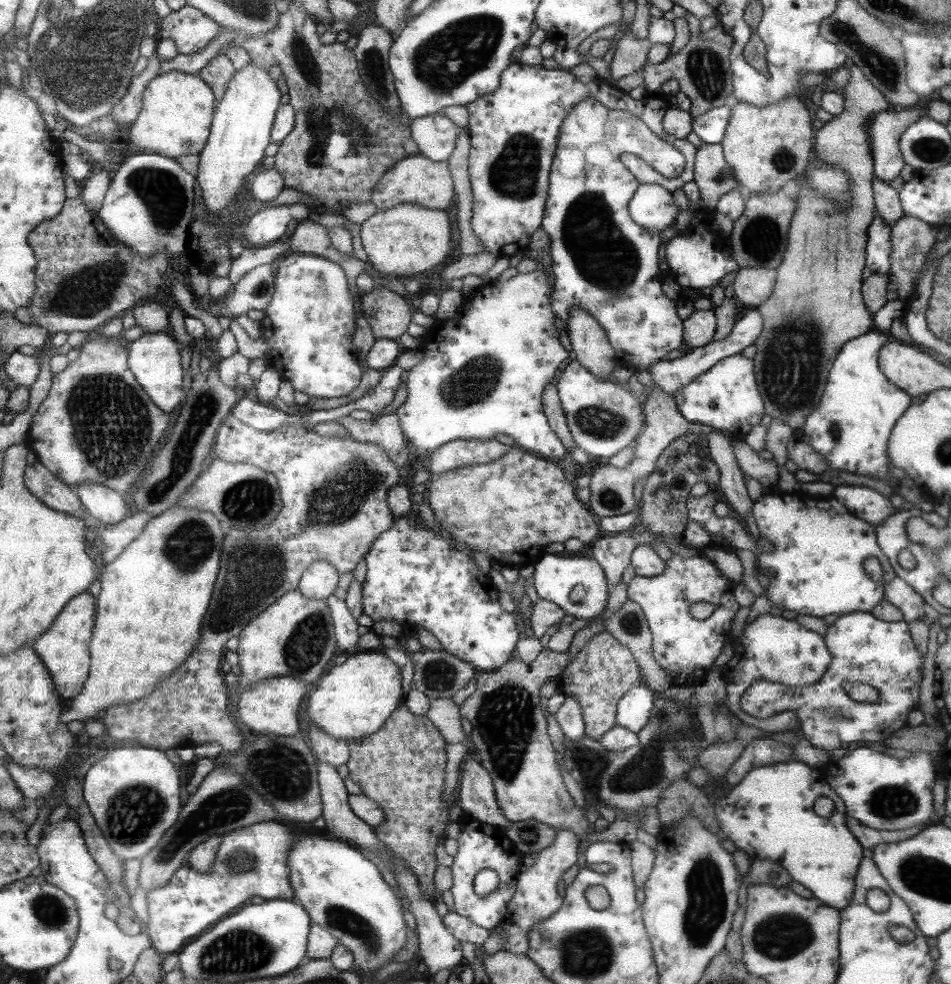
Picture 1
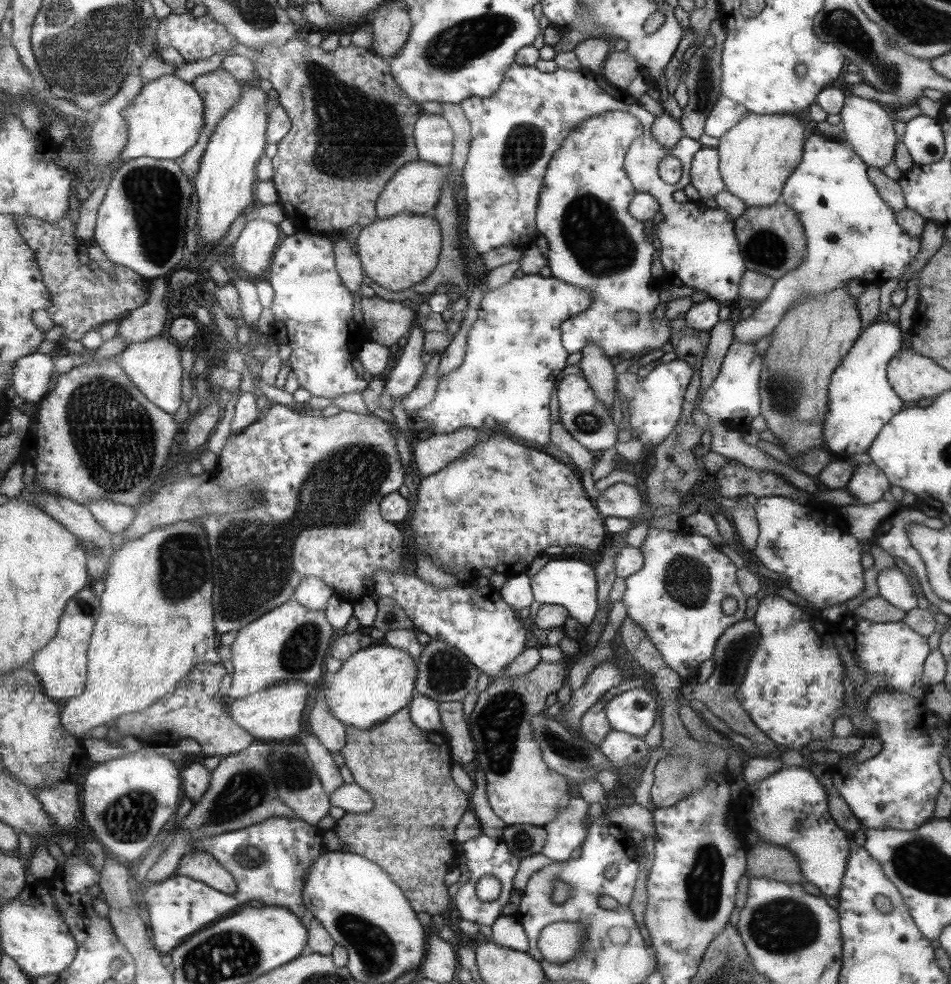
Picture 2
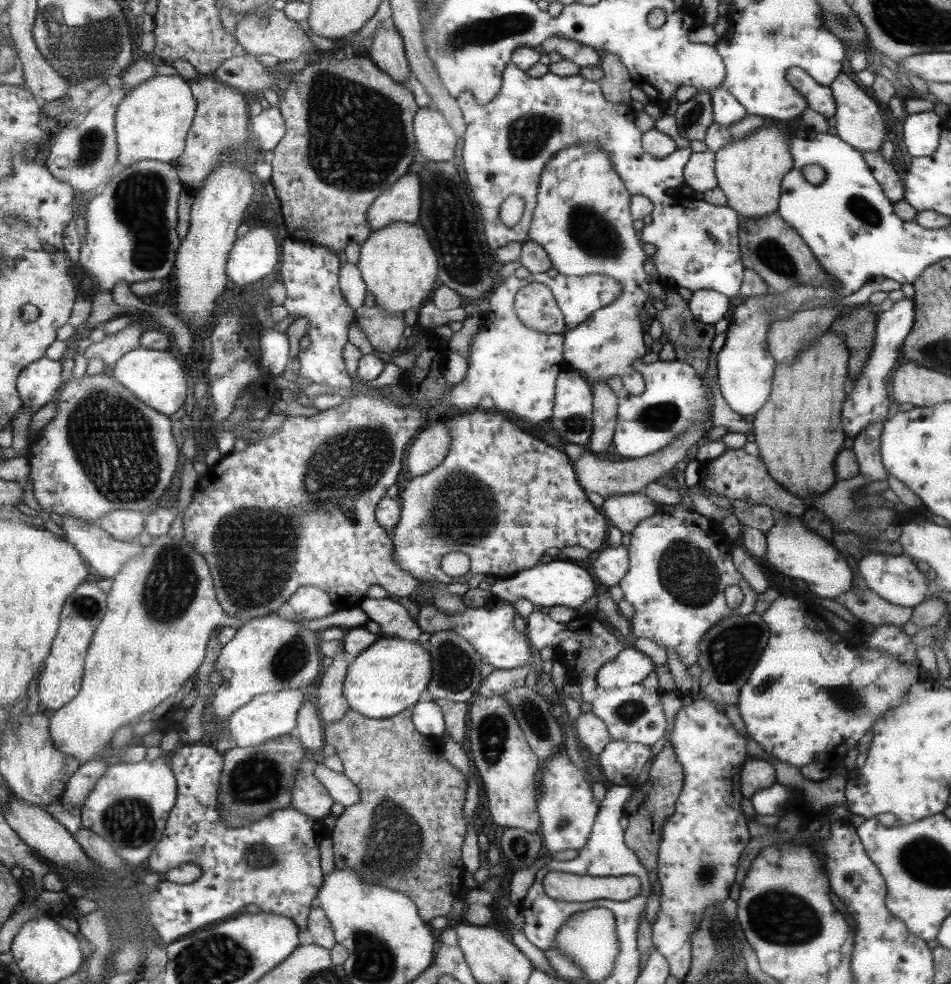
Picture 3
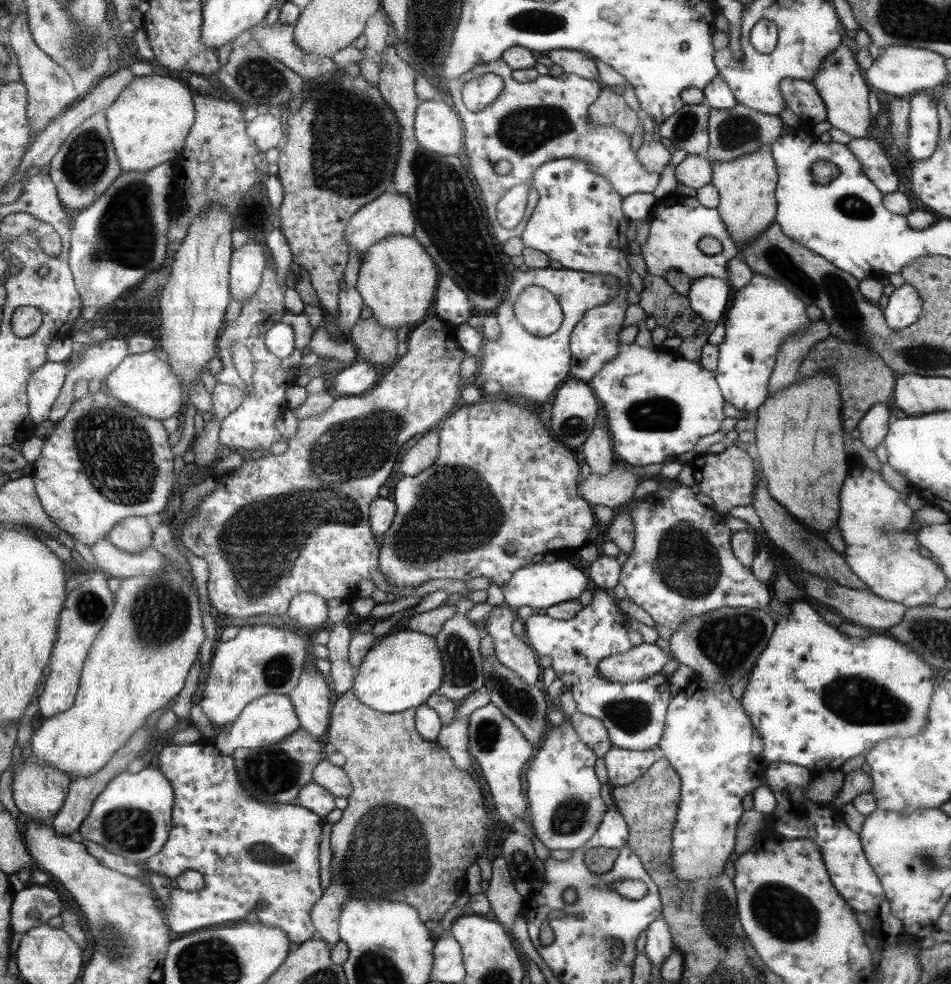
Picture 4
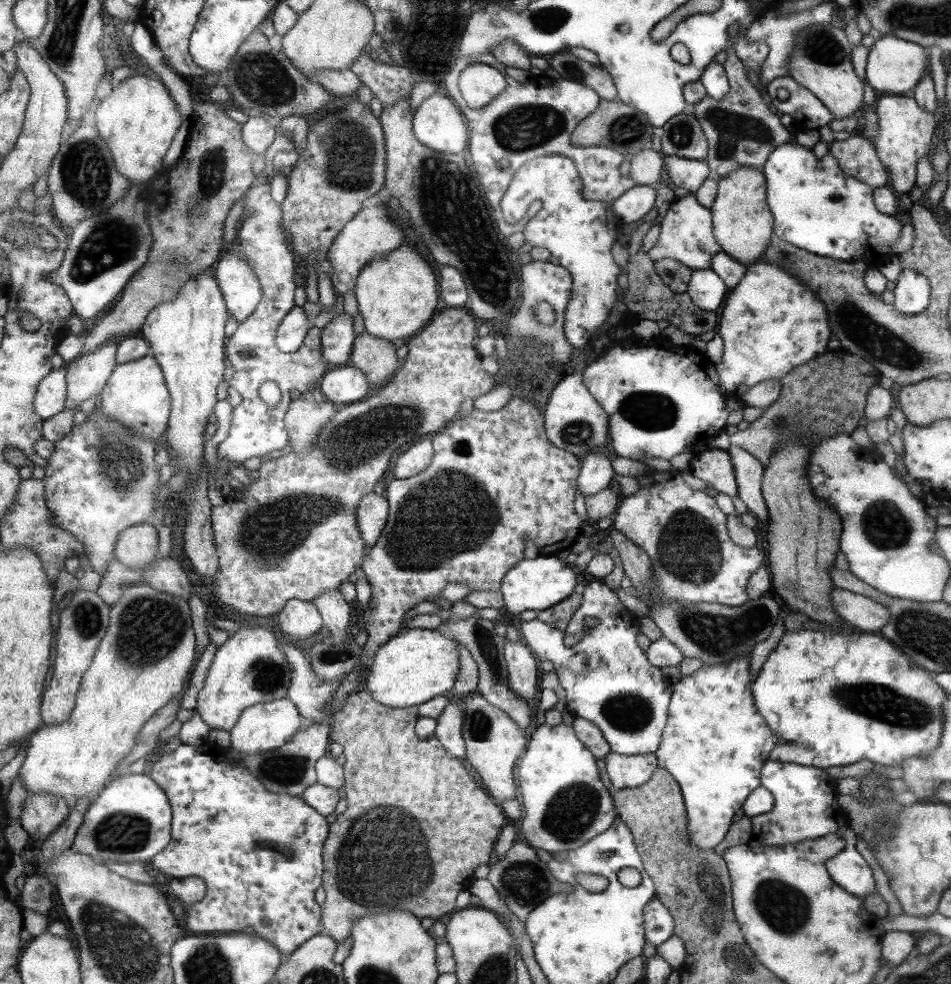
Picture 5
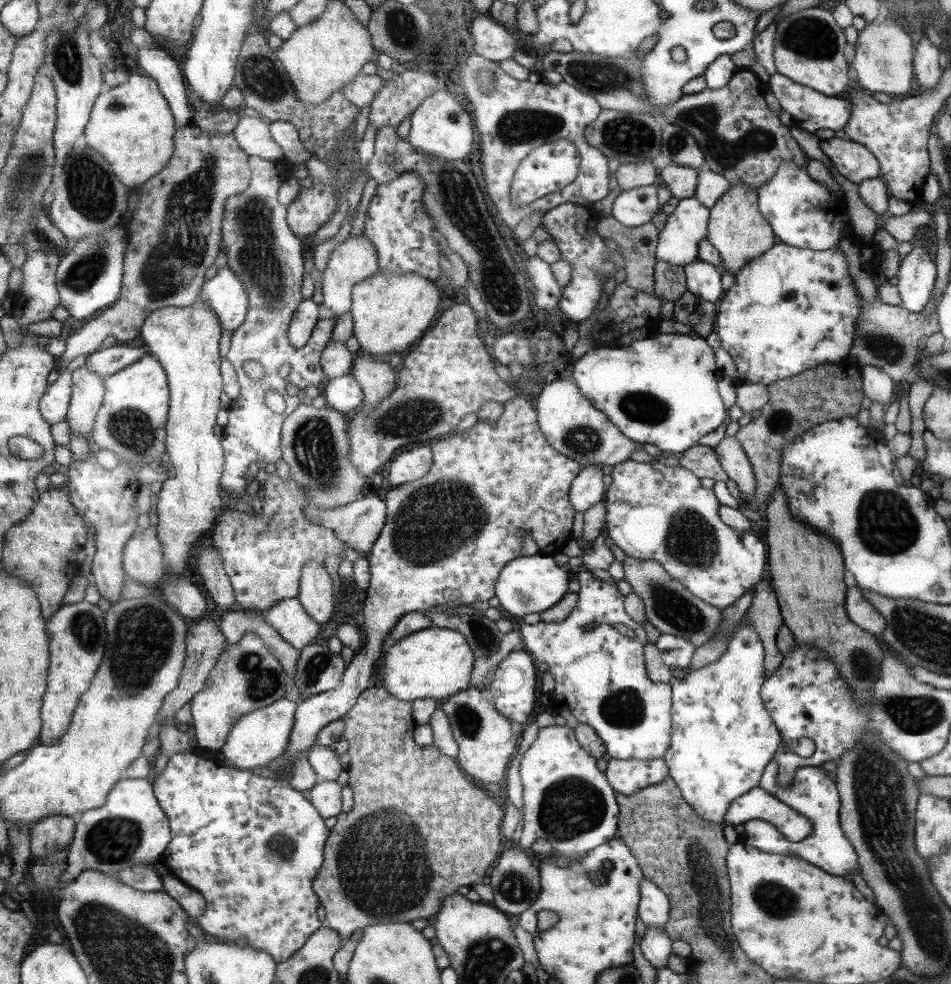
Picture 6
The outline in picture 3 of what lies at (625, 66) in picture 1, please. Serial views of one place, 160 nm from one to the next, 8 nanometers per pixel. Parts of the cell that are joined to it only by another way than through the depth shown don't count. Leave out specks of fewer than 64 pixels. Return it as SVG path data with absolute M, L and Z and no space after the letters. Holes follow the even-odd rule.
M603 54L600 63L597 65L603 72L603 76L598 82L601 84L601 91L604 98L611 104L623 102L627 105L630 102L629 91L635 86L629 77L629 72L617 56L613 54Z

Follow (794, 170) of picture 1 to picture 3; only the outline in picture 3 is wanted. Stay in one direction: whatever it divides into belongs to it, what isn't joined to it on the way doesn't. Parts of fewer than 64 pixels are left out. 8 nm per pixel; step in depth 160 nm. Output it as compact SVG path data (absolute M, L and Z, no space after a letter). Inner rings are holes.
M768 121L750 136L728 144L714 154L717 187L725 195L726 205L731 207L739 218L754 218L776 212L781 194L781 180L792 169L787 135L783 135Z

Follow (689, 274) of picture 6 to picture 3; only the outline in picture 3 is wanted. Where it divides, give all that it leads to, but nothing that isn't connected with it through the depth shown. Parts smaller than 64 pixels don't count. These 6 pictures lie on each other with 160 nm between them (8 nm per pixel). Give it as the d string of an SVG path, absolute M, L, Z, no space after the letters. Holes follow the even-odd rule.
M716 290L693 291L687 303L688 309L698 322L713 326L725 316L729 308L729 299Z

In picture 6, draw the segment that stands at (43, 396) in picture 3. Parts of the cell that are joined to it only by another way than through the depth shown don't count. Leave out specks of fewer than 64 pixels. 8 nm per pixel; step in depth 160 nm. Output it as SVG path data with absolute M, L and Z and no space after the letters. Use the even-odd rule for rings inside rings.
M90 355L73 358L69 368L56 374L51 382L48 393L41 399L40 409L49 424L59 424L68 417L73 394L73 371L86 366Z

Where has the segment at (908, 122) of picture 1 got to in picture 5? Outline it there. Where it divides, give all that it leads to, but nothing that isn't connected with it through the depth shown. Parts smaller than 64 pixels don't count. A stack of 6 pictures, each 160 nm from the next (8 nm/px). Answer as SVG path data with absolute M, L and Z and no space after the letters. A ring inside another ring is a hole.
M813 23L794 34L793 50L789 54L789 77L816 96L831 114L832 120L848 118L860 108L863 82L853 74L849 54L851 44L843 36L843 29L829 26L829 23Z

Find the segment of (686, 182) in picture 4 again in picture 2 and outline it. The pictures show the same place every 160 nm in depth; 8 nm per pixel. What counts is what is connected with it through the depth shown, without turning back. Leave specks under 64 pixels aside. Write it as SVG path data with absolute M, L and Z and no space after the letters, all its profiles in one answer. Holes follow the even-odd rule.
M701 146L696 152L691 162L690 184L699 193L699 198L713 198L725 190L716 148Z

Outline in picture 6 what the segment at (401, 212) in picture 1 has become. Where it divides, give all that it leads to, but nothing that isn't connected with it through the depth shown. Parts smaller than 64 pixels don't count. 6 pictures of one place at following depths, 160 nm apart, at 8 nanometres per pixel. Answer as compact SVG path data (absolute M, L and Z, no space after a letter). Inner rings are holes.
M379 272L354 286L353 304L350 310L354 322L354 336L360 345L360 353L401 354L427 334L435 316L439 314L441 294L428 278L412 272L393 274Z

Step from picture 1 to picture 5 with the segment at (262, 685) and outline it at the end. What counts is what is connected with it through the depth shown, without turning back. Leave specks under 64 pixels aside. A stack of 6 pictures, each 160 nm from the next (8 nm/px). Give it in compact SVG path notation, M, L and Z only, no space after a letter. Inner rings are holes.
M287 696L273 702L259 703L244 710L240 721L230 731L230 744L241 756L245 754L259 754L269 752L275 748L281 748L306 725L298 706Z

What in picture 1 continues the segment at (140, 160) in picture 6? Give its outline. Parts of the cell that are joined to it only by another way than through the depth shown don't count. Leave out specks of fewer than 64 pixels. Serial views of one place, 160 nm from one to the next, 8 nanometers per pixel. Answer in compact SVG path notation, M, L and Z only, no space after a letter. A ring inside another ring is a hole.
M172 71L159 75L149 84L140 118L130 128L130 146L137 146L139 152L174 159L183 154L200 154L208 145L217 103L215 92L199 74Z

